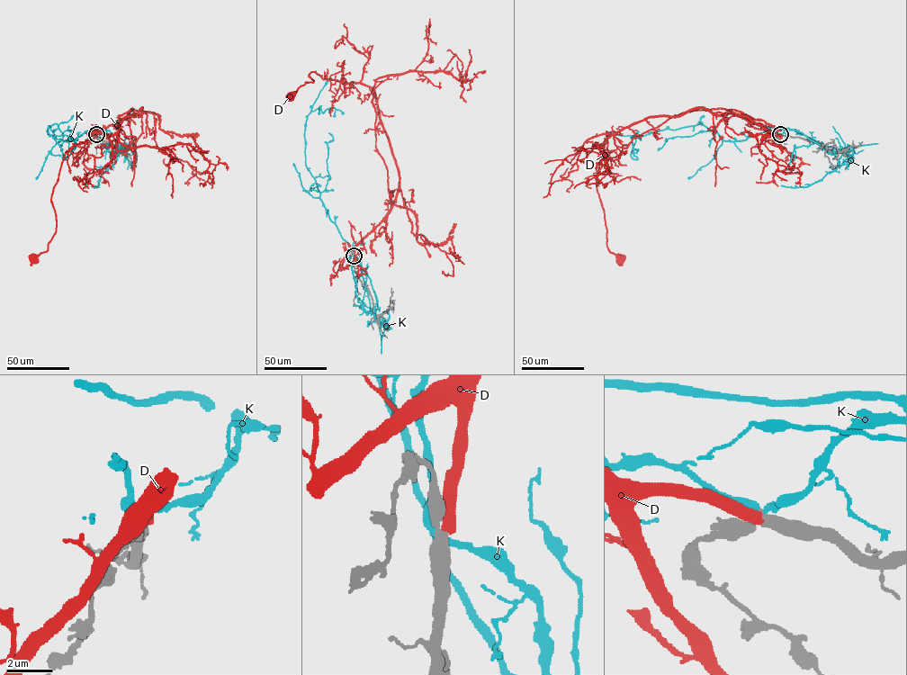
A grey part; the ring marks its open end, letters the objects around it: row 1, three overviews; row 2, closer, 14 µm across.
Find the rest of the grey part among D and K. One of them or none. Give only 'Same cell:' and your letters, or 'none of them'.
Same cell: D

